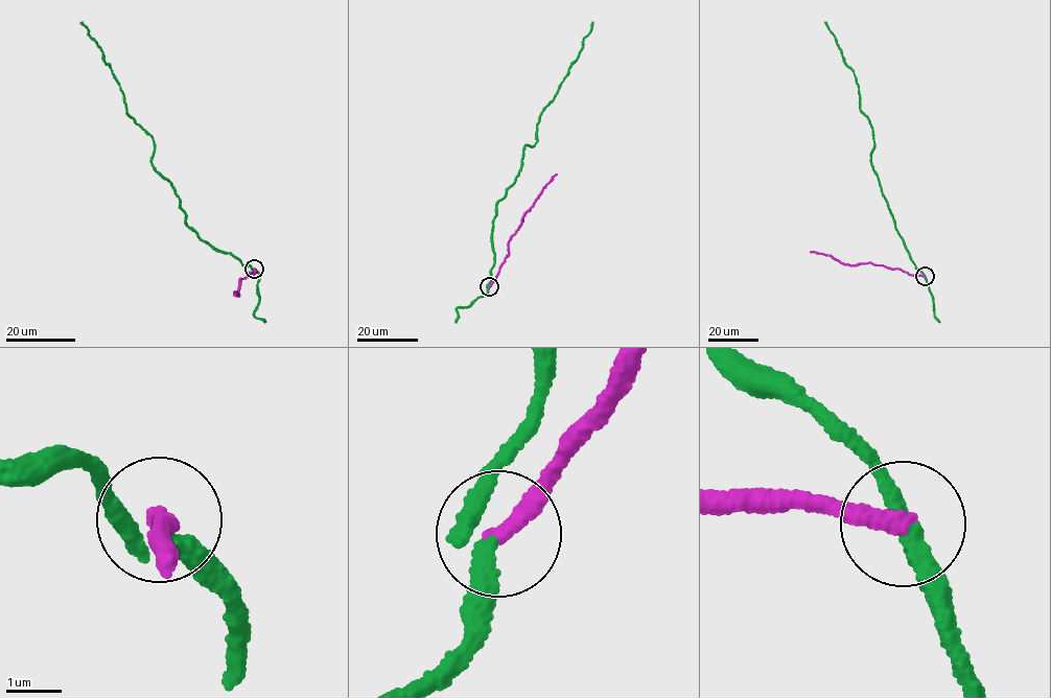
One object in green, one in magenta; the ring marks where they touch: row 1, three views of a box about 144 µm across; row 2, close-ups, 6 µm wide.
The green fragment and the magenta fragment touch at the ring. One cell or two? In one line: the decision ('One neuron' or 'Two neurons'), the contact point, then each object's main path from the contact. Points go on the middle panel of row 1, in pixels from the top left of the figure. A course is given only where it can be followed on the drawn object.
Two neurons. Place: (489, 286). Course of green: (488, 286), (496, 206), (519, 175), (526, 145), (536, 143), (539, 117), (578, 57), (592, 22). Course of magenta: (489, 286), (505, 261), (508, 241), (526, 211), (557, 173)

